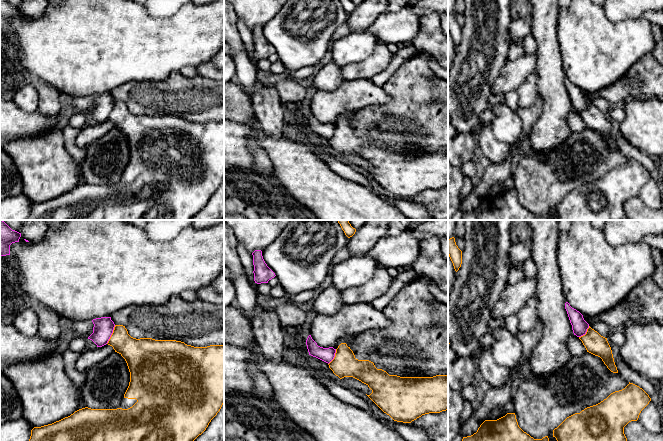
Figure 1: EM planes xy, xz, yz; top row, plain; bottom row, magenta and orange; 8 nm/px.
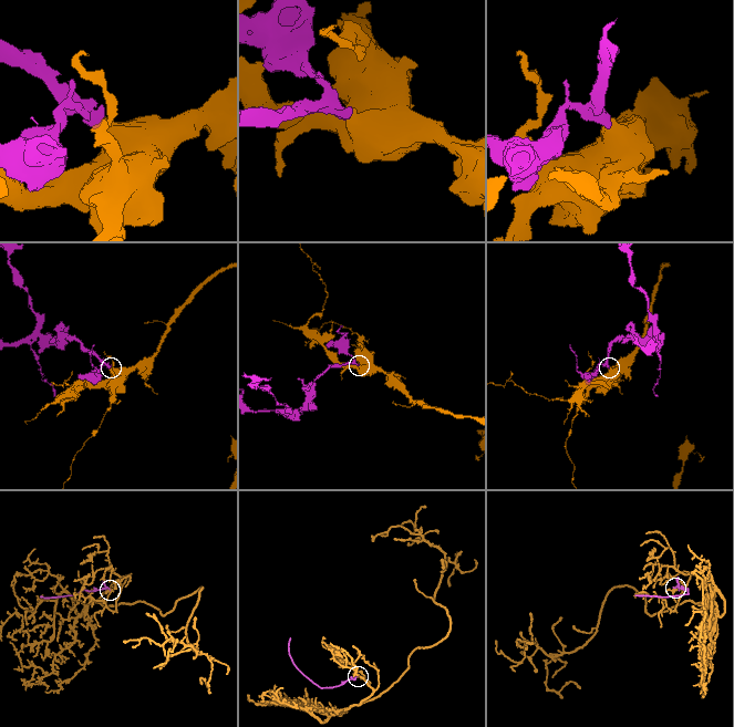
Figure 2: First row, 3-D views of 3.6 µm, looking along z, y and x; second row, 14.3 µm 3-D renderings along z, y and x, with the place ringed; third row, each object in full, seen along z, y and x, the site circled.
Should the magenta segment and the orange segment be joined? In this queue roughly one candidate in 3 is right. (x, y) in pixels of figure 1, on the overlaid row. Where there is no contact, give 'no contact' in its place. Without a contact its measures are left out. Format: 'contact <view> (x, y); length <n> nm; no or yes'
contact xy (111, 334); length 170 nm; no

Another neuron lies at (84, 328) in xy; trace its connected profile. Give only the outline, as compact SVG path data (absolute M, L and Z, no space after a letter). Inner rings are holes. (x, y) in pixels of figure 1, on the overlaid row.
M92 320L72 321L73 330L80 336L88 338L93 333Z

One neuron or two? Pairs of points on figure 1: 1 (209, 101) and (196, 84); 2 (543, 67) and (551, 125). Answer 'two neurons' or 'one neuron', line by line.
1: one neuron
2: one neuron

